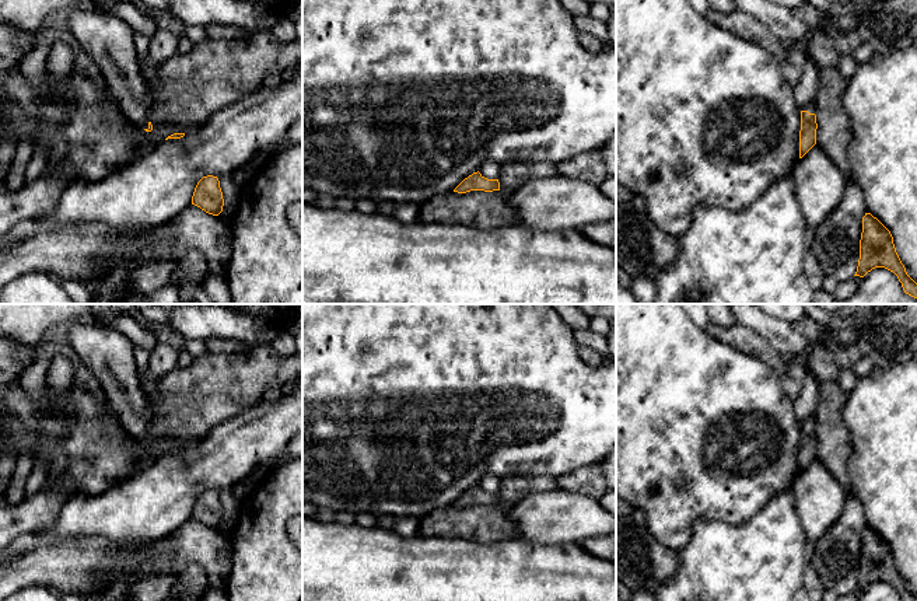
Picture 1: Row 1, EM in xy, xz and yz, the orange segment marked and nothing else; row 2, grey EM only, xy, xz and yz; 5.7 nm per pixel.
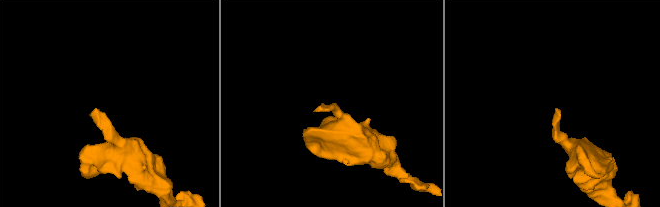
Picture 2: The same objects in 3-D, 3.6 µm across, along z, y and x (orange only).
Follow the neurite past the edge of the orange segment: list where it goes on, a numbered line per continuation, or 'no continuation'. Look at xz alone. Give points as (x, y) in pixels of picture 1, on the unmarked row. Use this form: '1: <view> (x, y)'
no continuation

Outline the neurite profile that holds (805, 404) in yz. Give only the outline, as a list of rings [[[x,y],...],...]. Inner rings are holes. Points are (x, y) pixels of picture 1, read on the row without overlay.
[[[806,368],[801,394],[794,401],[797,417],[801,424],[804,424],[808,417],[816,415],[816,399],[819,396],[818,385],[819,380],[816,375],[809,368]]]

